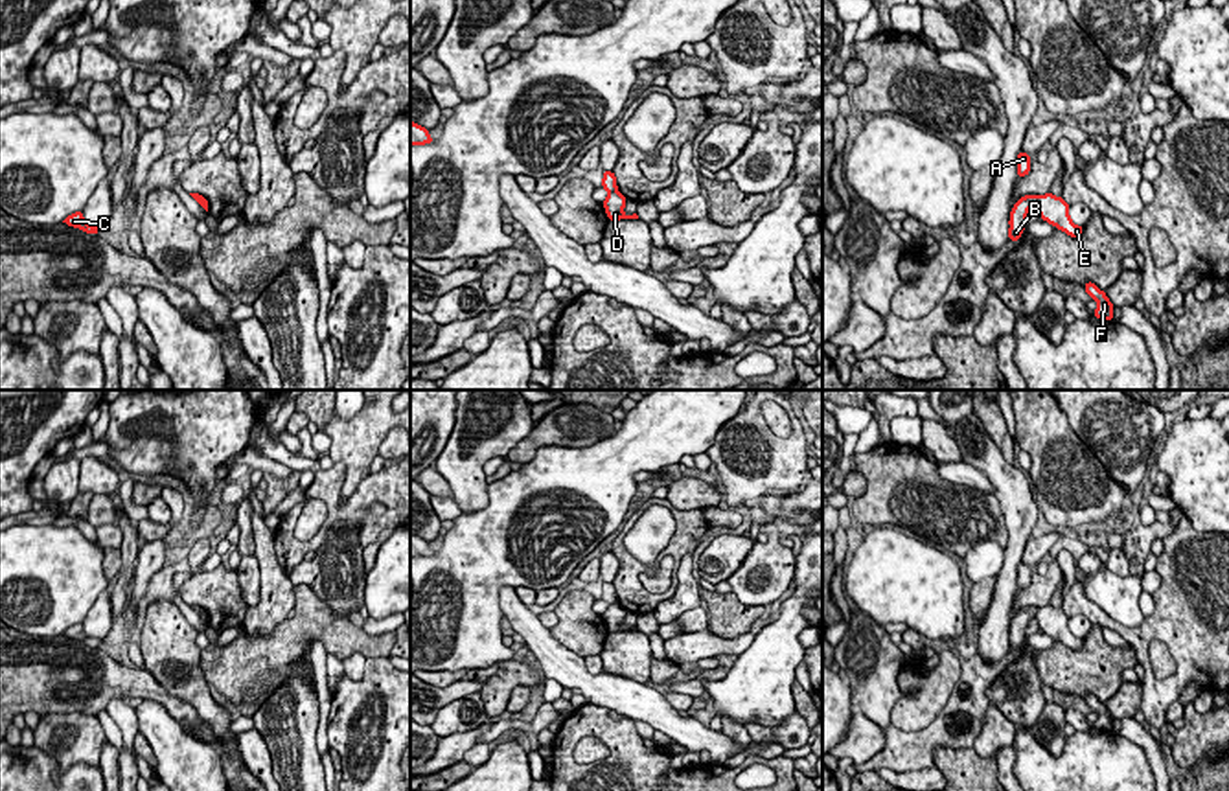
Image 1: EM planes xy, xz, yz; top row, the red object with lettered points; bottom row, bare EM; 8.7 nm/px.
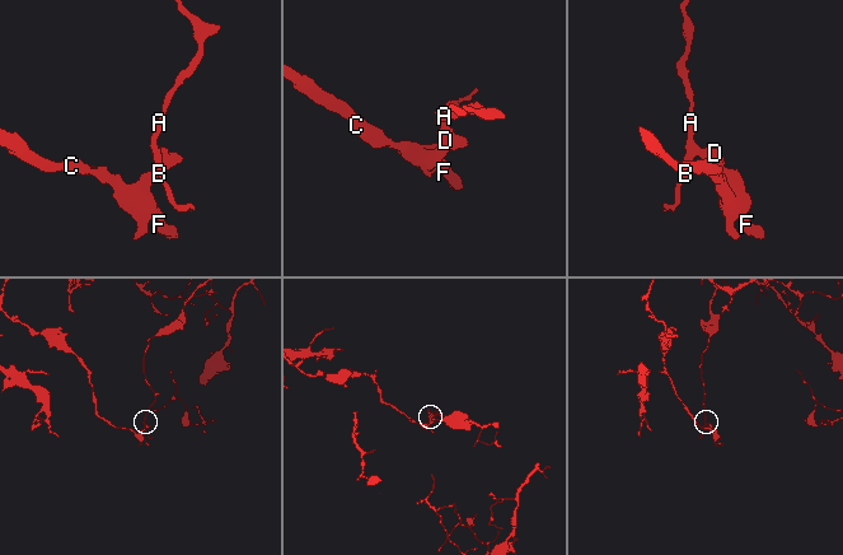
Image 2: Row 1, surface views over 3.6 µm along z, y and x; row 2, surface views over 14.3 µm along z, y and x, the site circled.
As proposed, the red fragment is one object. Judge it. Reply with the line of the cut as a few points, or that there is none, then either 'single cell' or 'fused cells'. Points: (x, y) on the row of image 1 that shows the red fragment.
yz (1038, 197), (1034, 205) | fused cells

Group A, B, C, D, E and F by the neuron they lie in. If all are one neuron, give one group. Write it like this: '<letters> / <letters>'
A B / C D E F

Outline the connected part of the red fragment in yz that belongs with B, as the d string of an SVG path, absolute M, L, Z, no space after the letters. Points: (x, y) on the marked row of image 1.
M1025 195L1021 199L1017 199L1017 202L1014 204L1012 212L1010 212L1010 230L1008 230L1008 237L1012 243L1016 243L1027 224L1027 213L1032 206L1036 206L1036 199L1038 195Z

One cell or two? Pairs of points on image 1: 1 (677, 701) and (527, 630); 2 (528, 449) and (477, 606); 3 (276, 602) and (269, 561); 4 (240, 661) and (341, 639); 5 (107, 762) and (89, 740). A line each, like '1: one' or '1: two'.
1: two
2: two
3: one
4: one
5: two

